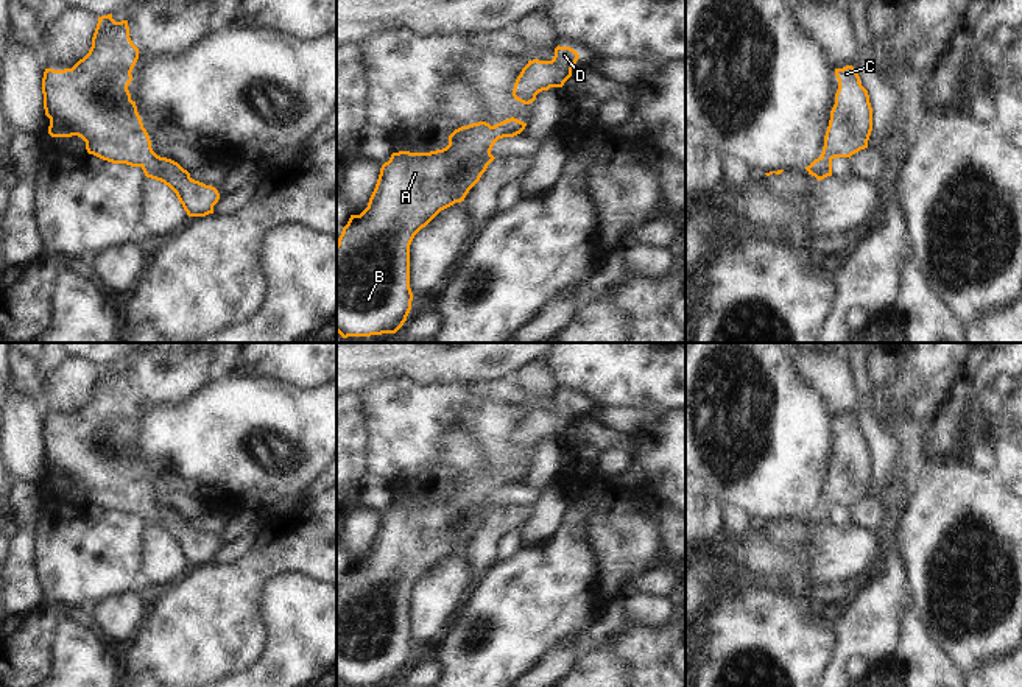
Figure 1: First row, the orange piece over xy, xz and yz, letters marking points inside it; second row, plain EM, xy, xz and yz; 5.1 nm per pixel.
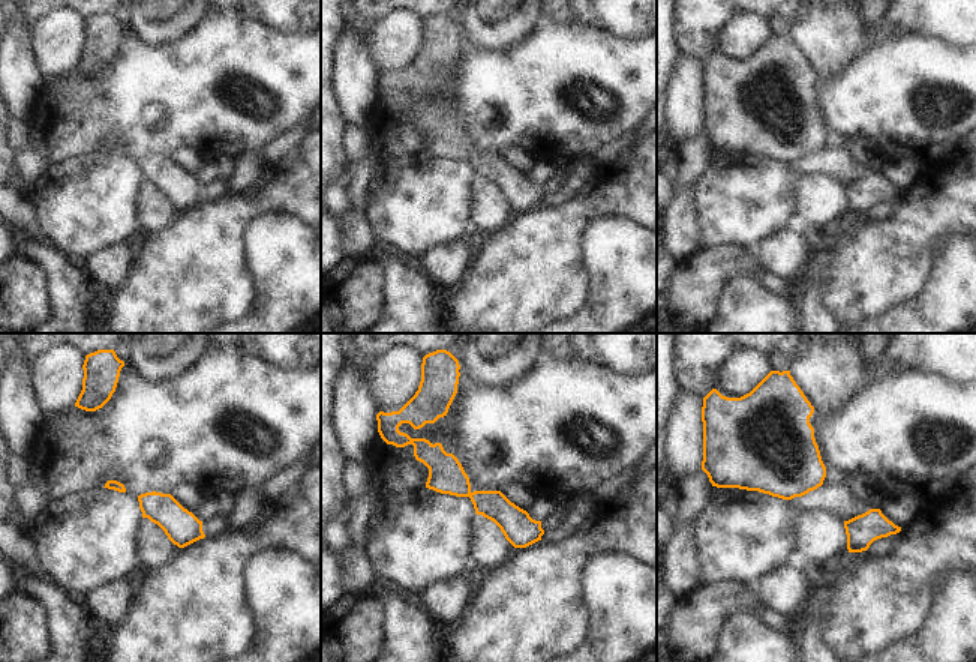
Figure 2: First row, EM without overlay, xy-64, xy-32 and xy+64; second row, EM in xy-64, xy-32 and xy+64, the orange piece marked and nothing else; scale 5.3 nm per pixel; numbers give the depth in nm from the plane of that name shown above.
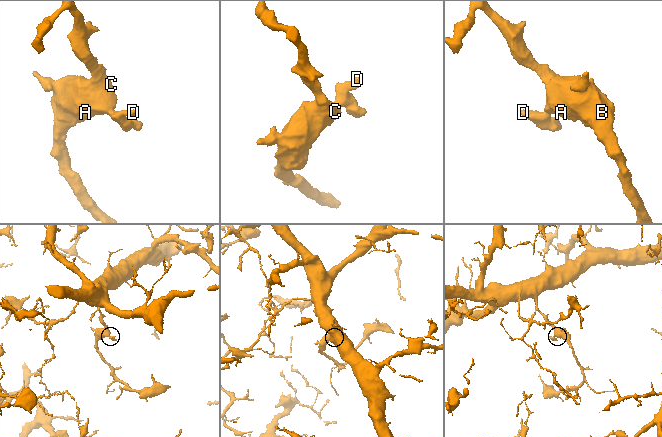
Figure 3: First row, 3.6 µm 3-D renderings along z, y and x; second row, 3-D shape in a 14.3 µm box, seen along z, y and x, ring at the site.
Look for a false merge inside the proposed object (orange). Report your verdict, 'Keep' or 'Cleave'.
Keep.

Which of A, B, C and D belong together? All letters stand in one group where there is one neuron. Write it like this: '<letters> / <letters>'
A B C D

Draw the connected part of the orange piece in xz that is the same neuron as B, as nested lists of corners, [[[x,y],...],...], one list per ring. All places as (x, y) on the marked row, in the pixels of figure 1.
[[[511,117],[494,126],[486,122],[455,129],[449,145],[430,153],[393,153],[380,168],[375,188],[368,207],[360,215],[351,215],[337,243],[337,332],[343,336],[371,336],[396,333],[411,310],[410,288],[410,245],[414,235],[425,227],[441,210],[464,201],[469,190],[480,181],[488,165],[495,159],[491,154],[494,143],[503,137],[514,137],[527,123]]]

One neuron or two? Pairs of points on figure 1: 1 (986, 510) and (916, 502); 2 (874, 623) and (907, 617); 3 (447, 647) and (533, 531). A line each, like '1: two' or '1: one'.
1: one
2: two
3: two

